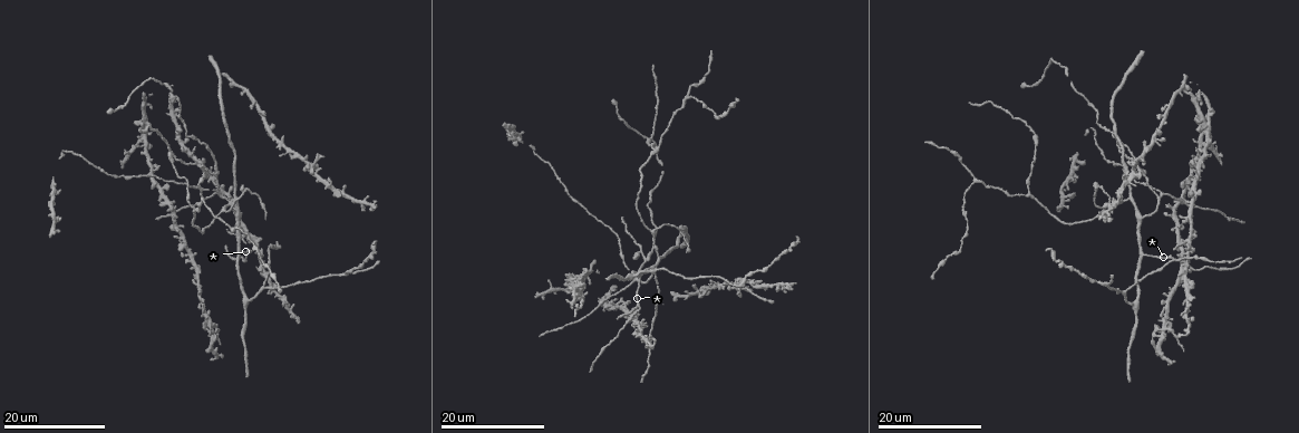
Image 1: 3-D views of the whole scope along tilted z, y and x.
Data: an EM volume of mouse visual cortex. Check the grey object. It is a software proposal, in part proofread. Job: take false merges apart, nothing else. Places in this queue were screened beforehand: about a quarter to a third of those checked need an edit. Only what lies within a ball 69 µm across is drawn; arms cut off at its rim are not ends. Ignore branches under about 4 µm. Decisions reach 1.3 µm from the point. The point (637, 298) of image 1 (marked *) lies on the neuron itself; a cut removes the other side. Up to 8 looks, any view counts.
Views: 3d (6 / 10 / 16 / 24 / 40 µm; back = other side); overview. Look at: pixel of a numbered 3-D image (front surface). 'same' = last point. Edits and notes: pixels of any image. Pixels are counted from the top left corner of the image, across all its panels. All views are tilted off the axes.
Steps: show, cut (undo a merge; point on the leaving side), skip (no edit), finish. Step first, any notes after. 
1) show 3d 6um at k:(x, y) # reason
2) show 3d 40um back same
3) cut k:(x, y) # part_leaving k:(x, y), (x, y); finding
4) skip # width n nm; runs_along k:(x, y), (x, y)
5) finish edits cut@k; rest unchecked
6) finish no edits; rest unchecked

show 3d 16um at 1:(744, 285)

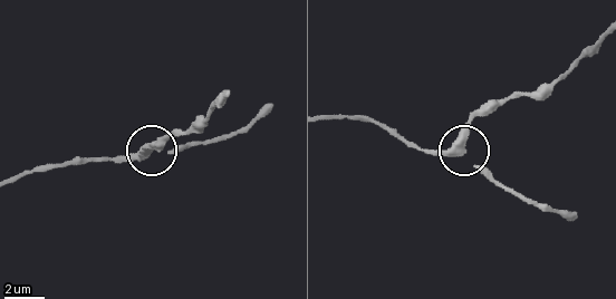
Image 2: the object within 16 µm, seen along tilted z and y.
show 3d 10um at 2:(461, 152)

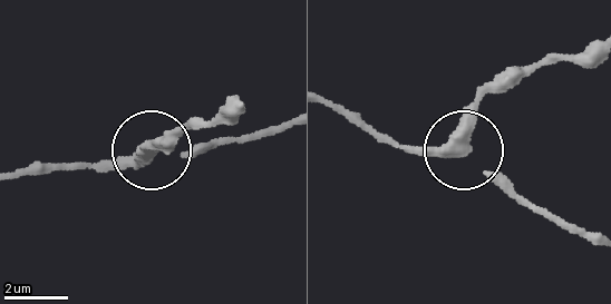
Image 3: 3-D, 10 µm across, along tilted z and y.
show 3d 6um at 3:(463, 147) # closer look

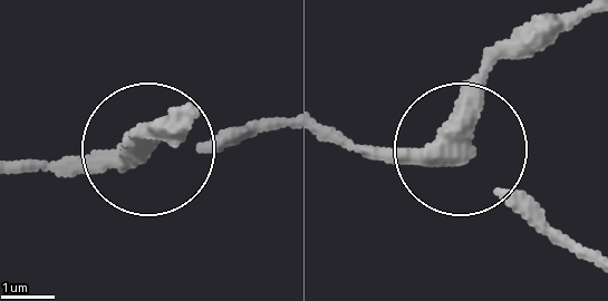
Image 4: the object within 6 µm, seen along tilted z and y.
cut 4:(469, 81) # part_leaving 4:(440, 155), (471, 79), (590, 16); a second neuron is stuck on

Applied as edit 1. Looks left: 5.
show 3d 24um at 1:(1142, 216)

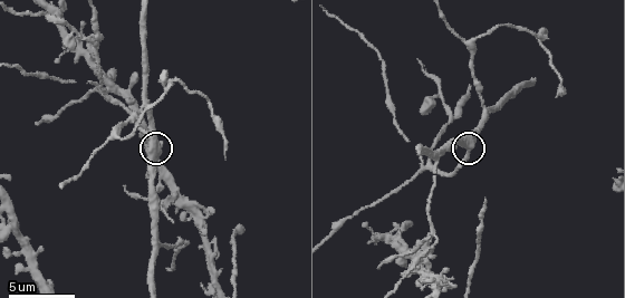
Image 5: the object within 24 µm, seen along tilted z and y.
show 3d 10um at 5:(158, 150)

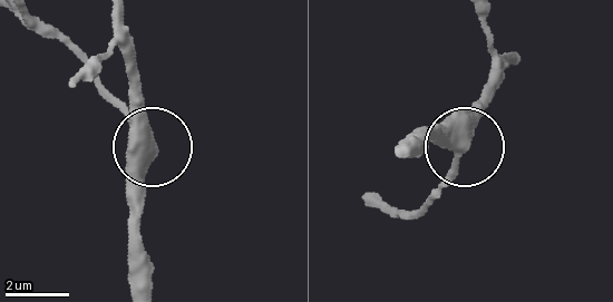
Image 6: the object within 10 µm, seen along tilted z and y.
skip # width 430 nm; one neuron here

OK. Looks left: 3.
show 3d 10um at 5:(106, 95) # three arms meet

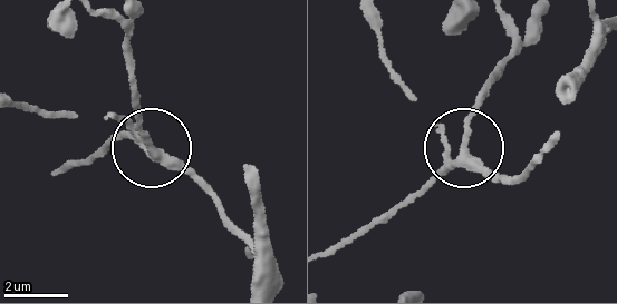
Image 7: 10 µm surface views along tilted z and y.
show 3d 6um at 7:(156, 150)

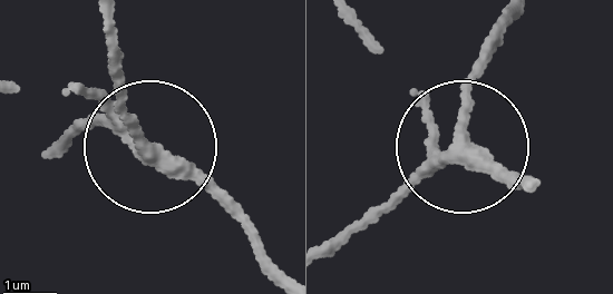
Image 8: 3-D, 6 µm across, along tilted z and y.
skip # width 230 nm; runs_along 8:(288, 284), (143, 144), (107, 57); continuous, no second neuron

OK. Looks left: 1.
show 3d 6um at 5:(451, 113) # arms part here

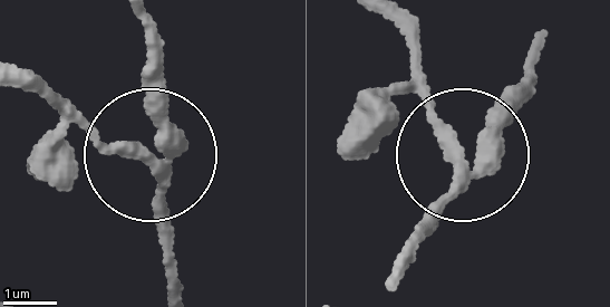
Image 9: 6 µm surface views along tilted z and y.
cut 9:(67, 162) # width 300 nm; part_leaving 9:(142, 159), (13, 83); a second neuron is stuck on

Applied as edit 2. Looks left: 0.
finish edits cut@4, cut@9; rest unchecked

